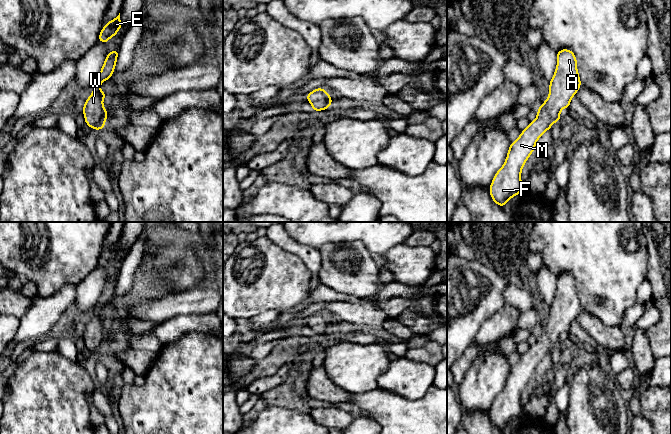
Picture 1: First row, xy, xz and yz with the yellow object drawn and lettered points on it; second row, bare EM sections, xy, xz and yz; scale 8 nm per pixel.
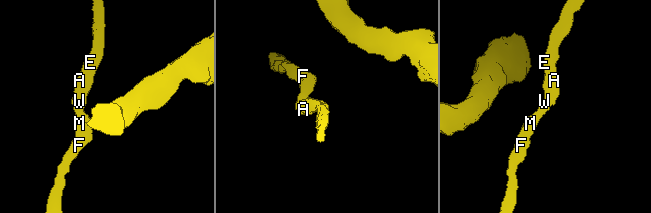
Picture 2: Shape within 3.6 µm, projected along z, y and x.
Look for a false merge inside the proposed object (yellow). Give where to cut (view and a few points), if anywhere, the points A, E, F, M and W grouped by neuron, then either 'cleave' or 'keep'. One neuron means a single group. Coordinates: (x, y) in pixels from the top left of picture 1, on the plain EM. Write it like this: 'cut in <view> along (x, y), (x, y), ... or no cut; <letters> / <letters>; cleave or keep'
no cut; A E F M W; keep

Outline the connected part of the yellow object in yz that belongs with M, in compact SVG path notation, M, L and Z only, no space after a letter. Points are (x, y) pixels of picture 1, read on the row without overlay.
M571 274L557 276L557 290L549 308L548 322L538 332L536 343L510 368L506 384L491 406L491 422L502 432L512 421L521 417L521 394L534 376L538 363L556 345L561 344L560 335L570 331L572 321L582 309L576 280Z

